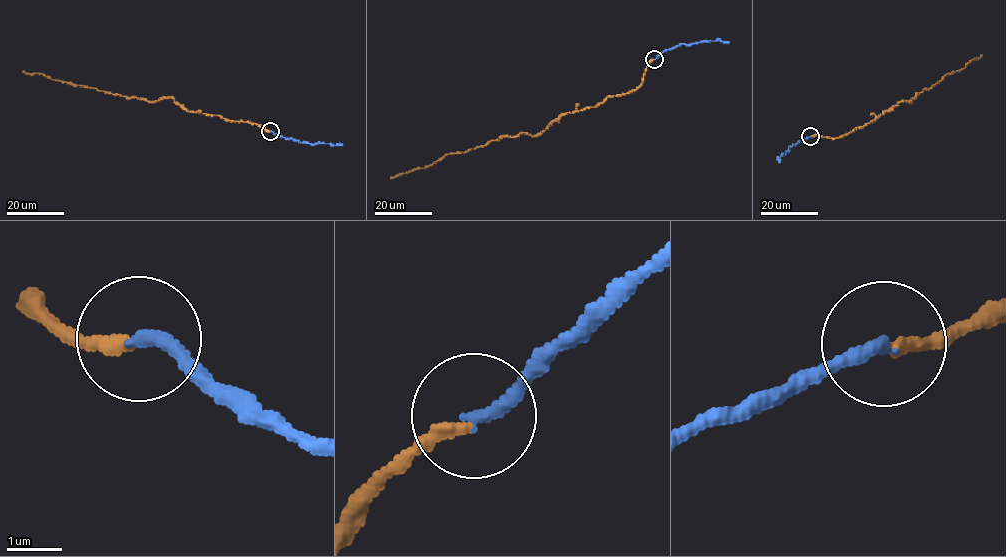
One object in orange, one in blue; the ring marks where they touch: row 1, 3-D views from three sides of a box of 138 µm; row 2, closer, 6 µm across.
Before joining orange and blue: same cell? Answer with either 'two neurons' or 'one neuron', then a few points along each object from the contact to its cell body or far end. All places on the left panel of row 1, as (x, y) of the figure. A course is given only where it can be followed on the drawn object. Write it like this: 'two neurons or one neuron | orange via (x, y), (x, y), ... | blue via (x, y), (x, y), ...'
one neuron | orange via (270, 130), (248, 122), (187, 111), (168, 97), (148, 102), (22, 71) | blue via (270, 130), (309, 144), (342, 145)

